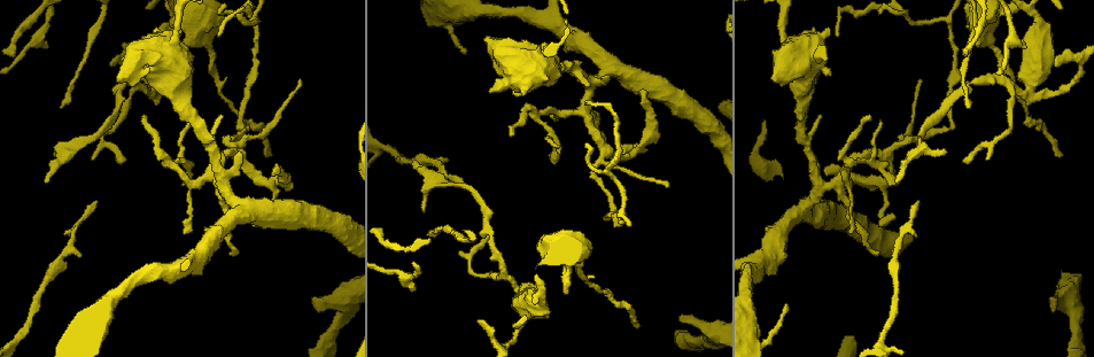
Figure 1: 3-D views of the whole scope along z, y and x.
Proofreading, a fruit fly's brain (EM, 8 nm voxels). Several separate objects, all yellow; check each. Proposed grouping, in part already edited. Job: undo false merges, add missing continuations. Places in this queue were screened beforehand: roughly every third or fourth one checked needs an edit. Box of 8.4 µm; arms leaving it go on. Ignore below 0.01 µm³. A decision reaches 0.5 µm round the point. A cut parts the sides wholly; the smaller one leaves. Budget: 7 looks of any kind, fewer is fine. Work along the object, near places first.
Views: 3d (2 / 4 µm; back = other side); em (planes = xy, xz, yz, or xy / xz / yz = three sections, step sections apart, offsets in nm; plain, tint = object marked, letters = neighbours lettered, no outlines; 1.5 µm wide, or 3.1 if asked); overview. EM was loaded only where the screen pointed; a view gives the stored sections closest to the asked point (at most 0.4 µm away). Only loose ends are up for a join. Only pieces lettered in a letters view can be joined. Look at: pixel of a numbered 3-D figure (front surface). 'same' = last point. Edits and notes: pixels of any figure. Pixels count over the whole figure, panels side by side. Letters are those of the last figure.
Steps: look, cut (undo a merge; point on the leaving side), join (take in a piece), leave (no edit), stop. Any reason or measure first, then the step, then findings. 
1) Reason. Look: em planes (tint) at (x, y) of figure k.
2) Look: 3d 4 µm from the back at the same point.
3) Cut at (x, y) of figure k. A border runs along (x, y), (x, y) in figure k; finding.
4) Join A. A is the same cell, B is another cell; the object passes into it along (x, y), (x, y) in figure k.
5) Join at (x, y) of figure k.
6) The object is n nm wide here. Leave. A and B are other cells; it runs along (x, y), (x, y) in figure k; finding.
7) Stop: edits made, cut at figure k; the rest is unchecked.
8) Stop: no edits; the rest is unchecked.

Branch stops here. Look: em planes (plain) at (788, 304) of figure 1.

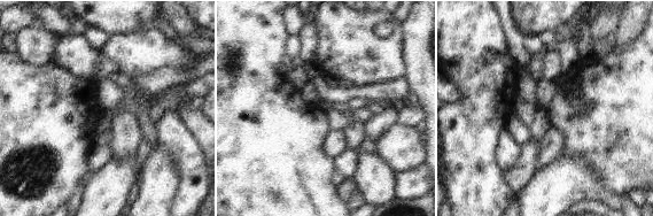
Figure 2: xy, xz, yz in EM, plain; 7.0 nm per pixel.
What lies round it. Look: em planes (letters) at the same point.

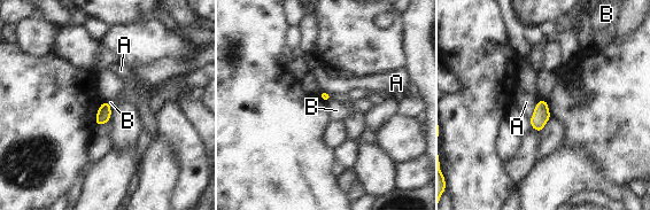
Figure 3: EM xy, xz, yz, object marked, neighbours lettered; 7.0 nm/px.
Leave. A and B are other cells; a border runs along (331, 98), (325, 102) in figure 3; none of them fits.

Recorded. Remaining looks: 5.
Abrupt turn. Look: 3d 4 µm at (242, 127) of figure 1.

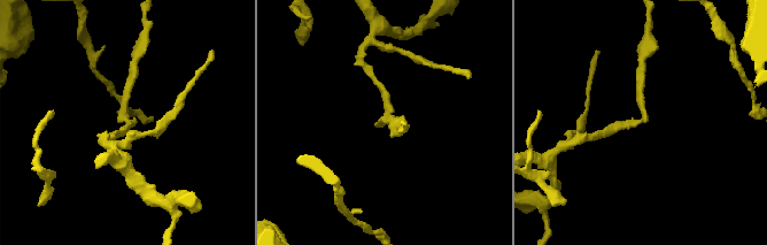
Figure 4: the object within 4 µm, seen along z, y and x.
Shape alone is not enough. Look: em planes (plain) at (646, 119) of figure 4.

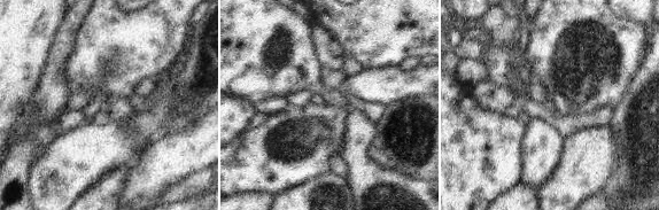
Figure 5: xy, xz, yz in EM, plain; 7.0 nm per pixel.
See the neighbours. Look: em planes (letters) at the same point.

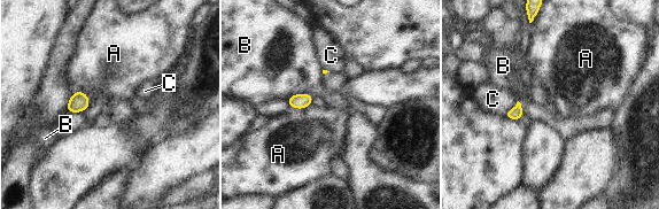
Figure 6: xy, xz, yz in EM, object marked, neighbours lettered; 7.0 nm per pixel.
The object is 110 nm wide here; the longest contact is with B, 190 nm. Leave. A, B and C are other cells; continuous, no second neuron.

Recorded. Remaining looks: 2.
Free end. Look: em xy step 8 (letters) at (1050, 299) of figure 1.

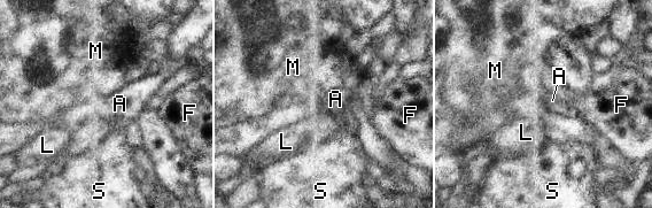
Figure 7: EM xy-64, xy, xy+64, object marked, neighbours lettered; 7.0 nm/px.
Another direction. Look: em planes (letters) at the same point.

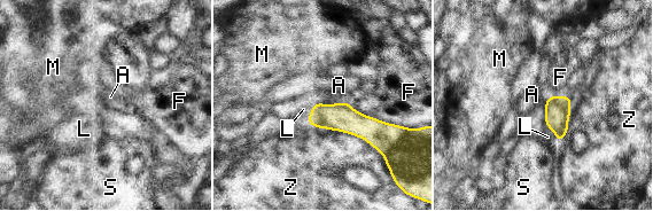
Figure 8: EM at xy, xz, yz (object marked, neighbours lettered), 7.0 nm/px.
The object is 180 nm wide here; the longest contact is with Z, 600 nm. Join L. L is the same cell, A, F, M, S and Z are other cells; it goes on there.

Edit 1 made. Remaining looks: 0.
Stop: edits made, join at figure 8; the rest is unchecked.

